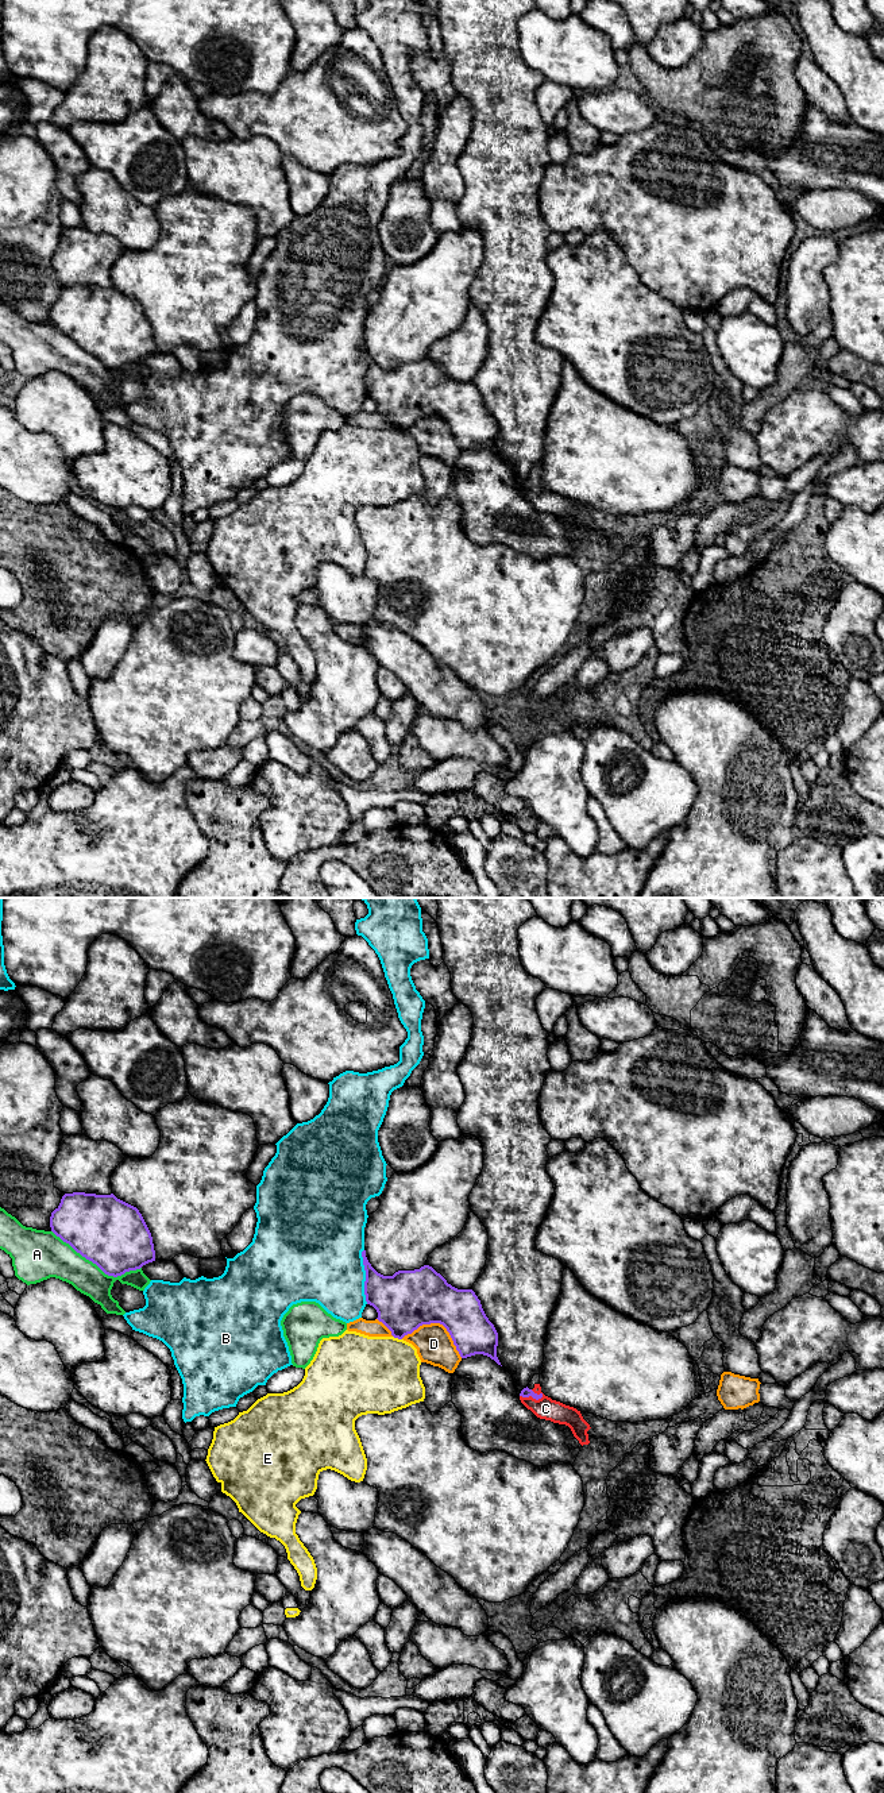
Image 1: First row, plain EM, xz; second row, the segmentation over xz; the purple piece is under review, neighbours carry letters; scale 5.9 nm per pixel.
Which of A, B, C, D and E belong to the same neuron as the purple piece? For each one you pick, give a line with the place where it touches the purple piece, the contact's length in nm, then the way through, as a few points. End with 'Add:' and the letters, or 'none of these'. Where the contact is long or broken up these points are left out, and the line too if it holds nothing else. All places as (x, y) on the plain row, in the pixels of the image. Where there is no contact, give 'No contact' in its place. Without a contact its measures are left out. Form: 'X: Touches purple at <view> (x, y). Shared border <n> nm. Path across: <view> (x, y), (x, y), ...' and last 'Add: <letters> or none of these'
C: Touches purple at xz (532, 489). Shared border 140 nm. Path across: xz (525, 485), (532, 489), (545, 501)
Add: C

